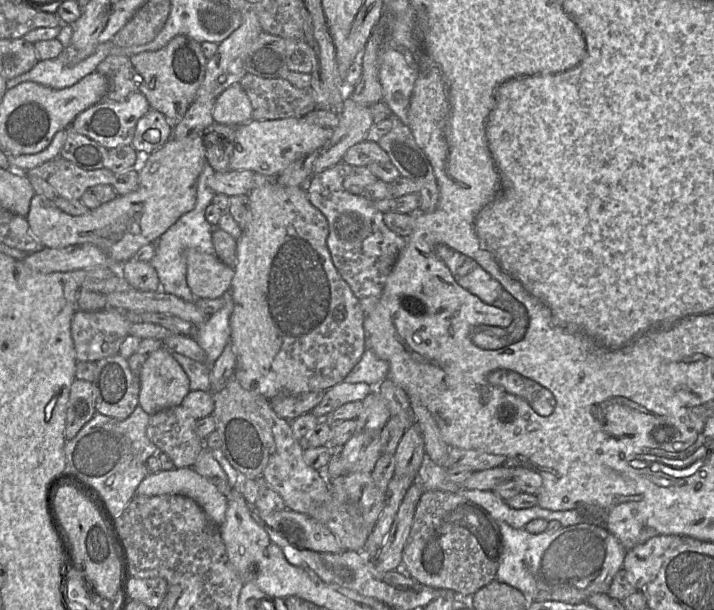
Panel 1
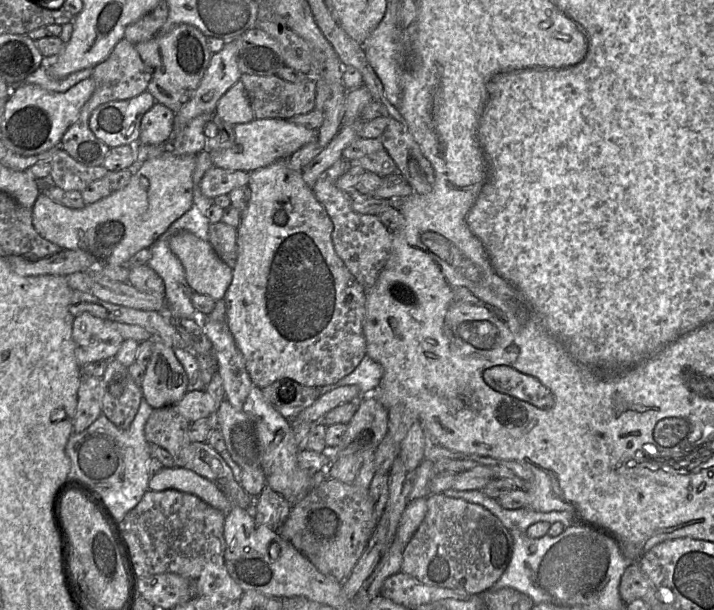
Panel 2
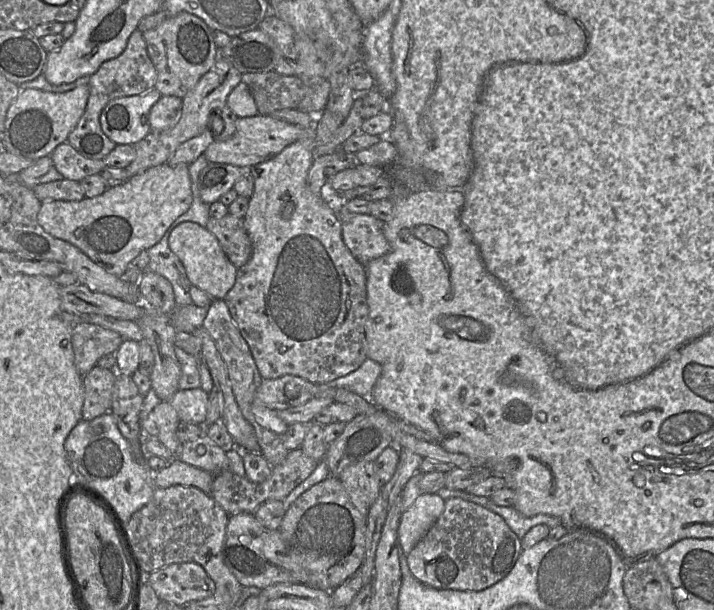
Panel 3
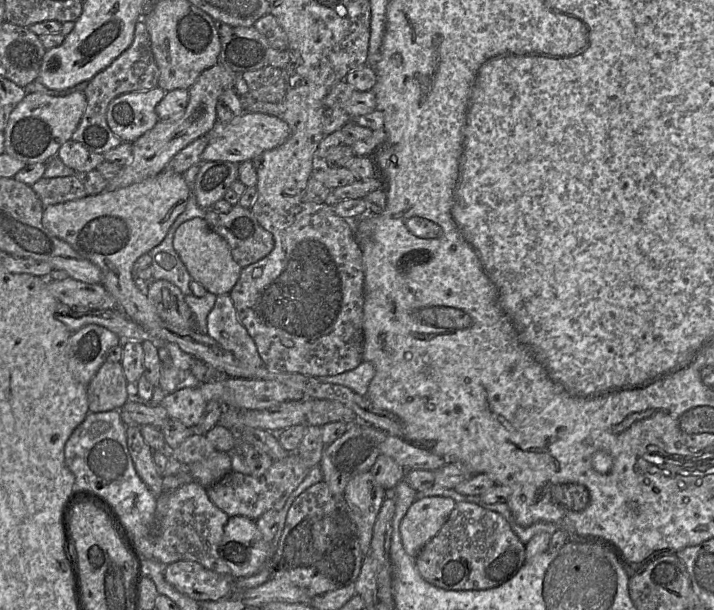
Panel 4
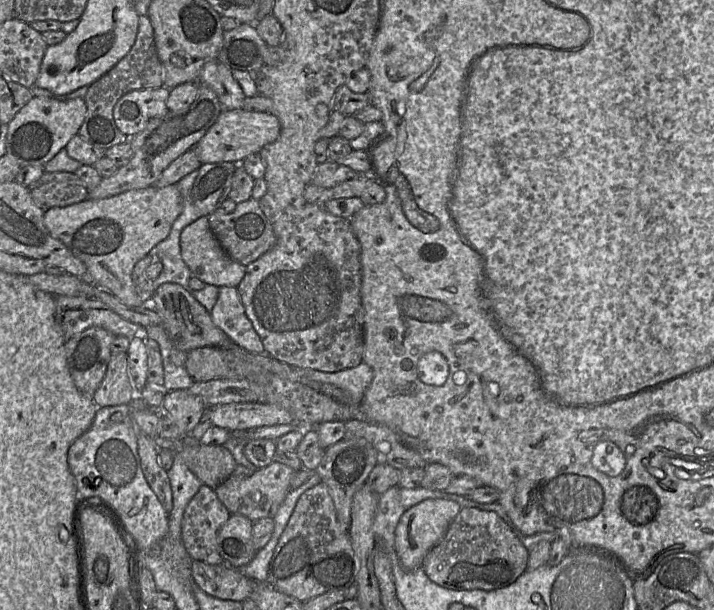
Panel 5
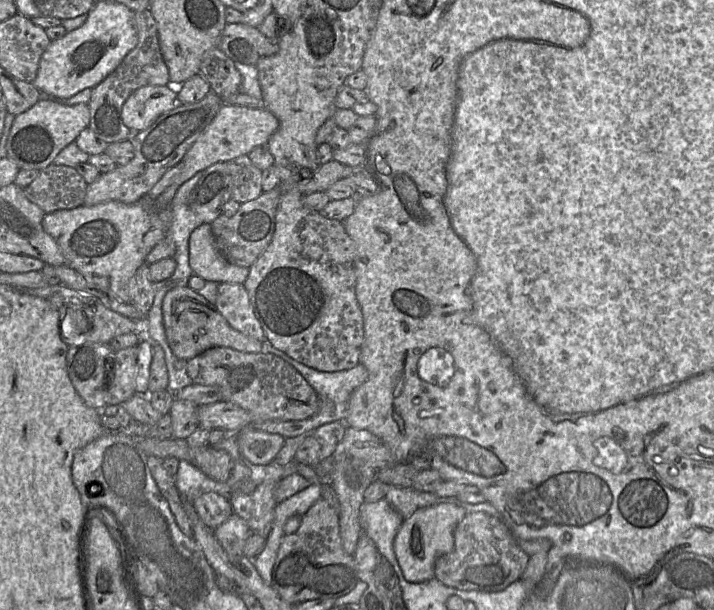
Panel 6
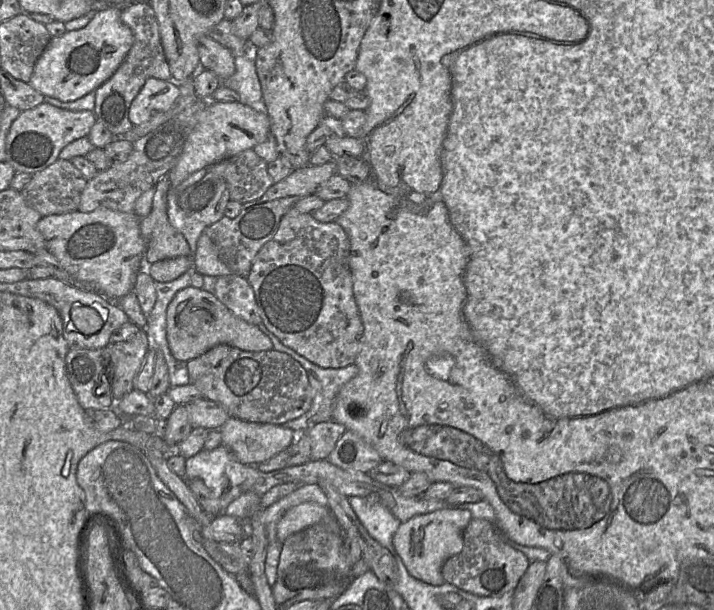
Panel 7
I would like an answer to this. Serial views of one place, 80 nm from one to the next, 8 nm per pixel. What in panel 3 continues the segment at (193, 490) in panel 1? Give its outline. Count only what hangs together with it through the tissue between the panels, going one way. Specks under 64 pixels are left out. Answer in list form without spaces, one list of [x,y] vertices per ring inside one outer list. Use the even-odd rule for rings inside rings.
[[[173,459],[163,470],[153,476],[155,488],[169,488],[176,485],[193,486],[210,494],[214,475],[199,468]]]

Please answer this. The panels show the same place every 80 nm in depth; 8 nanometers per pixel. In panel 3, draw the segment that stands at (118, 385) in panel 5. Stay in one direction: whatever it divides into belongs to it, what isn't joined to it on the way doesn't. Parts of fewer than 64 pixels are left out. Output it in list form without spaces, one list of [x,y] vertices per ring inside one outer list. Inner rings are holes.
[[[95,366],[83,376],[84,403],[82,420],[91,421],[110,412],[116,377],[116,370],[104,369],[98,366]]]

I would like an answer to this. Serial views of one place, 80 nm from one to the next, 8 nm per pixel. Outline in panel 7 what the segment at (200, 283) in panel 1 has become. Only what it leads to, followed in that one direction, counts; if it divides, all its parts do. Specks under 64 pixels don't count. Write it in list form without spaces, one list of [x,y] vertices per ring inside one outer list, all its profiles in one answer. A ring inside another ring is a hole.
[[[205,231],[197,241],[196,251],[193,254],[193,267],[195,271],[203,276],[220,277],[234,274],[232,270],[221,261],[215,245]]]

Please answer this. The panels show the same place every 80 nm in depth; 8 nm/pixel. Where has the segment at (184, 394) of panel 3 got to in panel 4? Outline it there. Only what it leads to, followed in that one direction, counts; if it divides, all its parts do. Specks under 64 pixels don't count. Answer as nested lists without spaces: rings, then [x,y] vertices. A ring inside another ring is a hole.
[[[198,387],[183,388],[167,394],[160,405],[165,408],[170,419],[176,419],[186,427],[197,428],[207,401]]]

